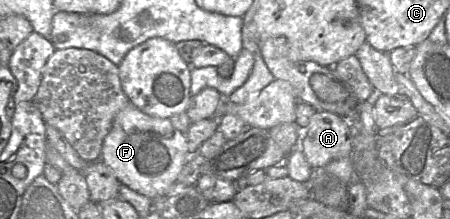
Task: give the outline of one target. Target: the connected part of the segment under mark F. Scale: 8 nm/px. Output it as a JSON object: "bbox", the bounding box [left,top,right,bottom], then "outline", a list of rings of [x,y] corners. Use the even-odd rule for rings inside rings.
{"bbox":[100,103,189,199],"outline":[[[129,103],[116,115],[104,139],[100,159],[111,168],[120,184],[153,199],[176,183],[189,157],[186,133],[175,129],[170,119],[149,116]]]}

